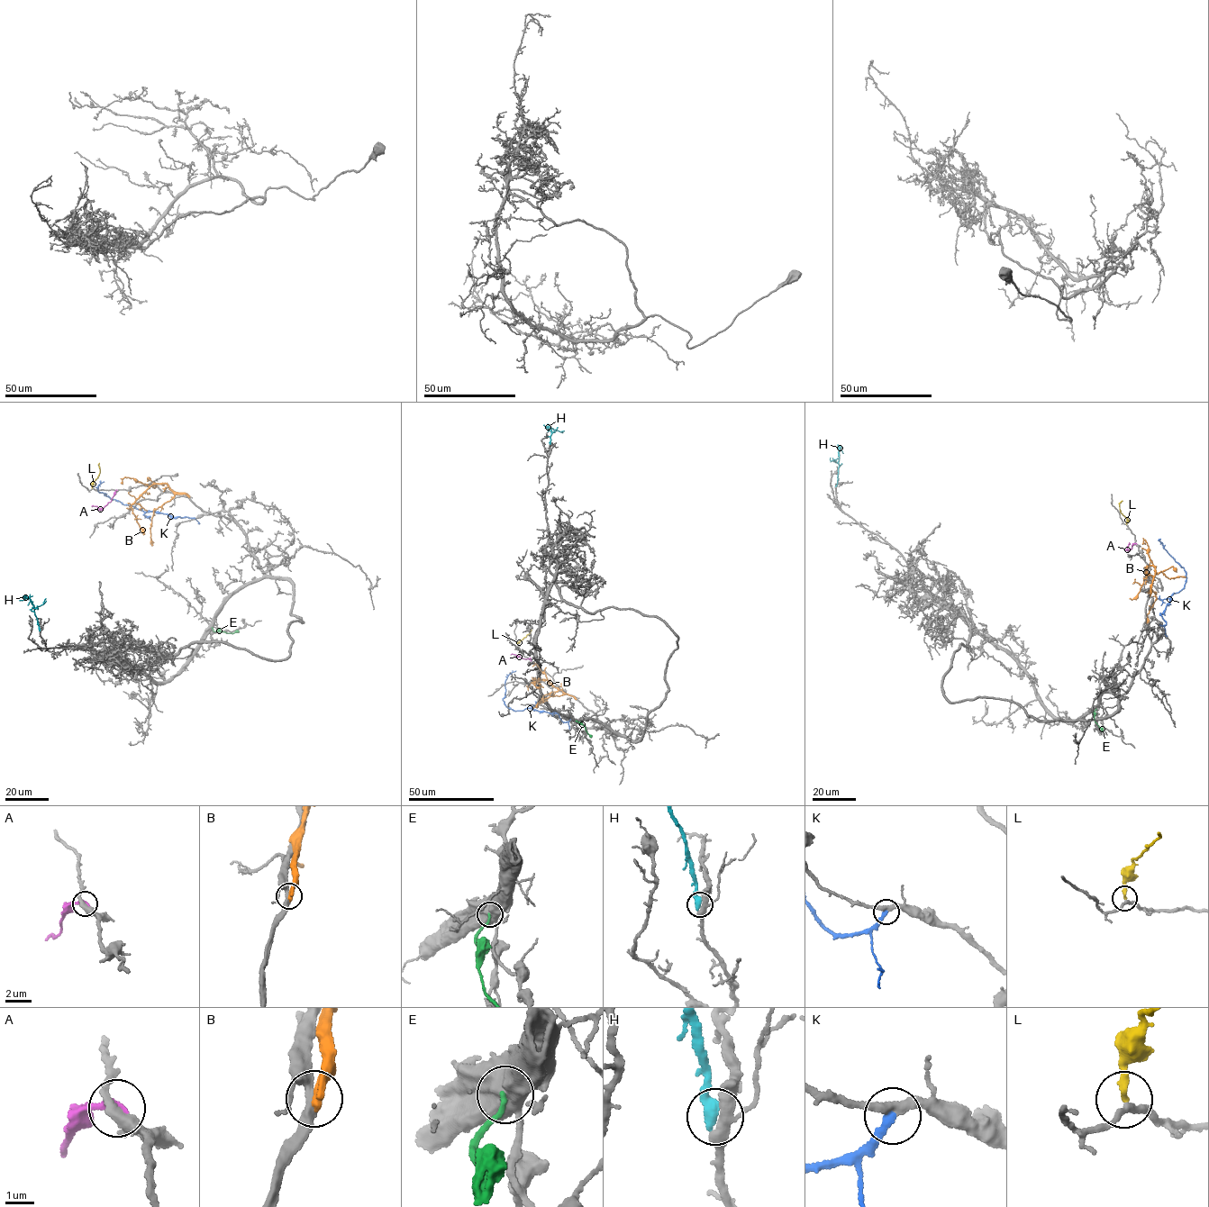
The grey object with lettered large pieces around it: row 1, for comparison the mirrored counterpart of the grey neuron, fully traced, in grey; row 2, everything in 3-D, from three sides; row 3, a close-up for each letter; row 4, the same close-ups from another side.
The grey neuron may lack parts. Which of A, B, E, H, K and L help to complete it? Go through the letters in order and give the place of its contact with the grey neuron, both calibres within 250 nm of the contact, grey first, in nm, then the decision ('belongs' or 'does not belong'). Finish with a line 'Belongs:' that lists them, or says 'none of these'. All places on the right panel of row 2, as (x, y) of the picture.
A: contact (1136, 543); calibres 320 and 260 nm; does not belong
B: contact (1149, 595); calibres 340 and 420 nm; does not belong
E: contact (1095, 708); calibres 600 and 190 nm; does not belong
H: contact (835, 485); calibres 340 and 420 nm; belongs
K: contact (1159, 624); calibres 280 and 280 nm; belongs
L: contact (1126, 523); calibres 200 and 220 nm; belongs
Belongs: H, K, L

